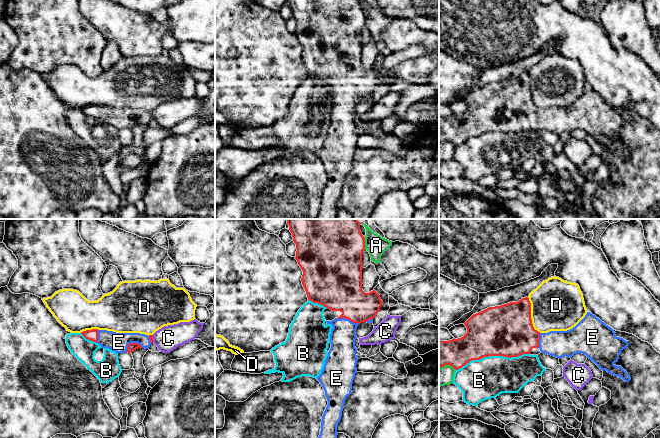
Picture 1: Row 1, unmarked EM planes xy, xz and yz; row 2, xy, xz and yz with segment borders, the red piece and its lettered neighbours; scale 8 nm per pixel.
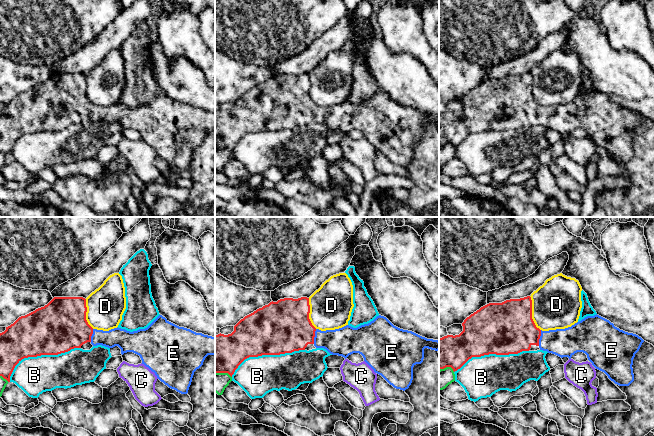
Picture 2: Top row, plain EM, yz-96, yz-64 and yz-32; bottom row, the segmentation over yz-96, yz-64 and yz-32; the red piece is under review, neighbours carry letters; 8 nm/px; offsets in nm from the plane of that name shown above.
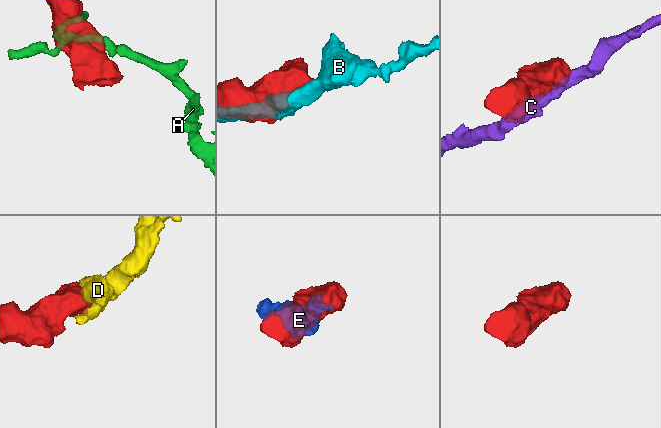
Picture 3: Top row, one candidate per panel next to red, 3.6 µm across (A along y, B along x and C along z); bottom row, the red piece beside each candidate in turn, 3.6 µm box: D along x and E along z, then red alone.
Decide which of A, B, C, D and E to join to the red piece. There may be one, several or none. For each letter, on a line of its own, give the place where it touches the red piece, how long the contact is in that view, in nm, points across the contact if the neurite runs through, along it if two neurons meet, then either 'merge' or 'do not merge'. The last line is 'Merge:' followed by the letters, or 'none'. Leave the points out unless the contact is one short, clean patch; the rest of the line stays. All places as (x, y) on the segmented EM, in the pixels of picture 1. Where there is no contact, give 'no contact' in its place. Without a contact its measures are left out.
A: xz (364, 243) | 110 nm | do not merge
B: yz (492, 355) | 600 nm | do not merge
C: xy (152, 339) | 60 nm | along xy (152, 335), (153, 342) | do not merge
D: yz (530, 316) | 320 nm | do not merge
E: xy (132, 343) | 150 nm | across xy (131, 347), (132, 343), (118, 342) | merge
Merge: E

